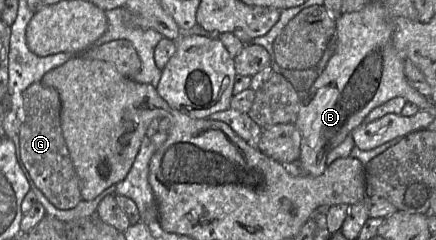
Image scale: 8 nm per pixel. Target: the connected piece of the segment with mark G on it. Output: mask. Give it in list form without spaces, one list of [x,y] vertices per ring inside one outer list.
[[[35,82],[29,85],[24,91],[23,91],[23,107],[24,107],[24,119],[20,127],[20,155],[21,160],[23,161],[25,167],[27,168],[32,180],[34,181],[35,185],[42,191],[42,193],[45,195],[45,197],[58,209],[61,210],[68,210],[72,209],[75,206],[78,205],[78,203],[82,200],[81,197],[81,191],[80,191],[80,180],[79,177],[75,171],[69,150],[67,148],[65,139],[63,137],[62,129],[61,129],[61,122],[60,122],[60,113],[61,113],[61,98],[59,92],[49,86],[44,86],[42,82]]]

